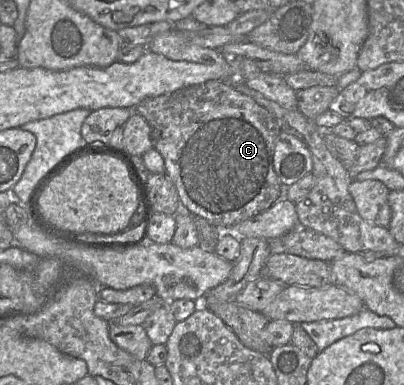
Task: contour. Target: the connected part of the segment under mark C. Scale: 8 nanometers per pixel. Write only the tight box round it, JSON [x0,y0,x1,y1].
[134,80,286,231]

